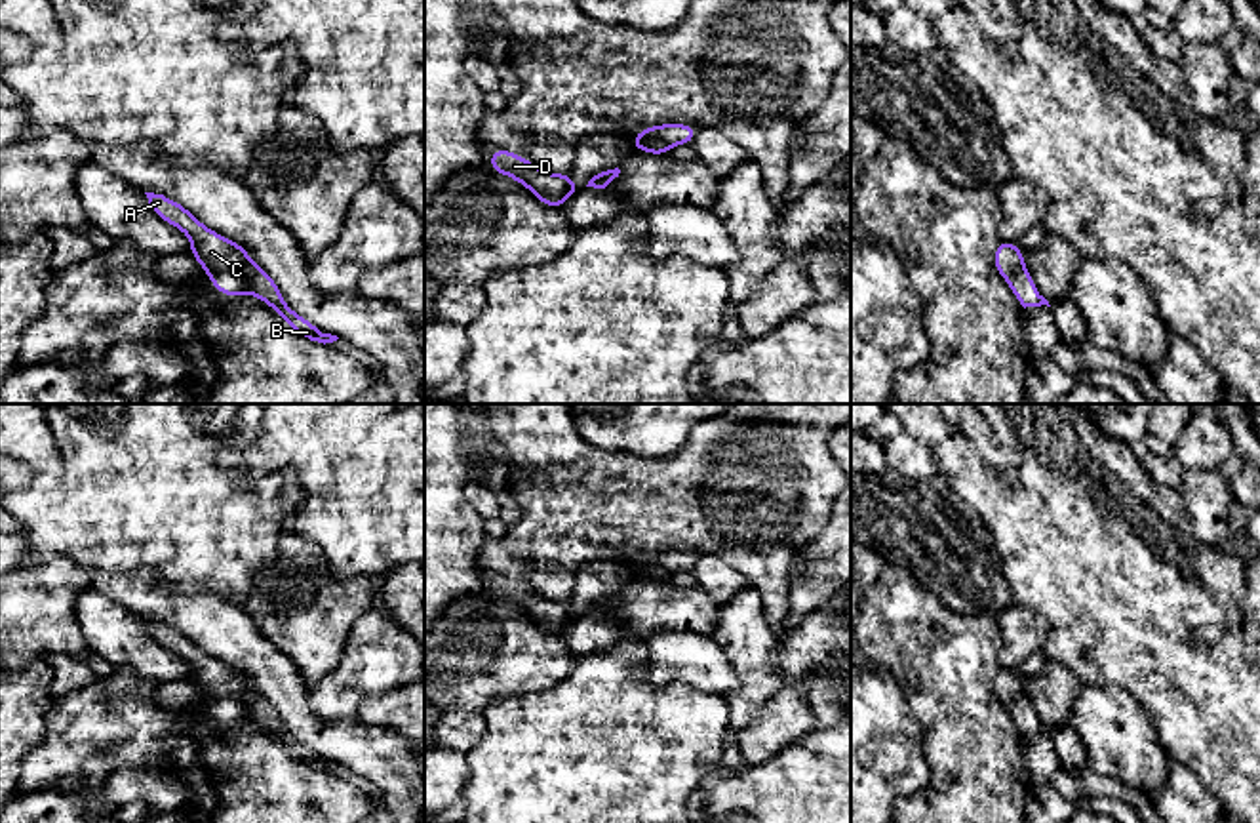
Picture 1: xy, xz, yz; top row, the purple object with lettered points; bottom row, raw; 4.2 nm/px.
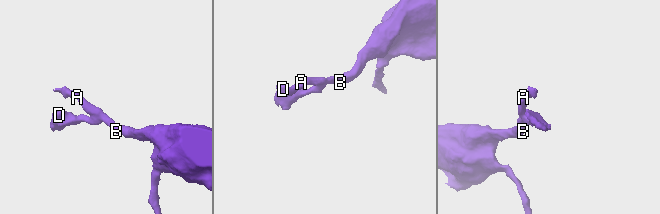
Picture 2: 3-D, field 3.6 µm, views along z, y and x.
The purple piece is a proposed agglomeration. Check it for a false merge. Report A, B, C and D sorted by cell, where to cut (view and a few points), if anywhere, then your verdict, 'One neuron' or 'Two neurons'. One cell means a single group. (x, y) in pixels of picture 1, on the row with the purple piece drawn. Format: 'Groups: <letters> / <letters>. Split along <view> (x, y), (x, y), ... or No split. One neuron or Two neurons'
Groups: A B C / D. Split along xy (208, 273), (233, 271), (252, 294). Two neurons

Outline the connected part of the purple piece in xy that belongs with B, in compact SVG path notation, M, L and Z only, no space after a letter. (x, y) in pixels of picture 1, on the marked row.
M145 194L160 219L177 227L190 238L190 255L204 267L206 274L217 271L232 271L246 282L253 297L261 297L301 337L324 345L339 339L337 335L324 333L310 320L299 316L284 301L278 284L251 261L246 248L207 229L179 202L164 194Z

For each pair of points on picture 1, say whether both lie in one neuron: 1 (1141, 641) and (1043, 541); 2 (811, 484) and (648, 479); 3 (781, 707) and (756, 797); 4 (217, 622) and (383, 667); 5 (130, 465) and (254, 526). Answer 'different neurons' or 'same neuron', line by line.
1: same neuron
2: same neuron
3: different neurons
4: different neurons
5: same neuron

